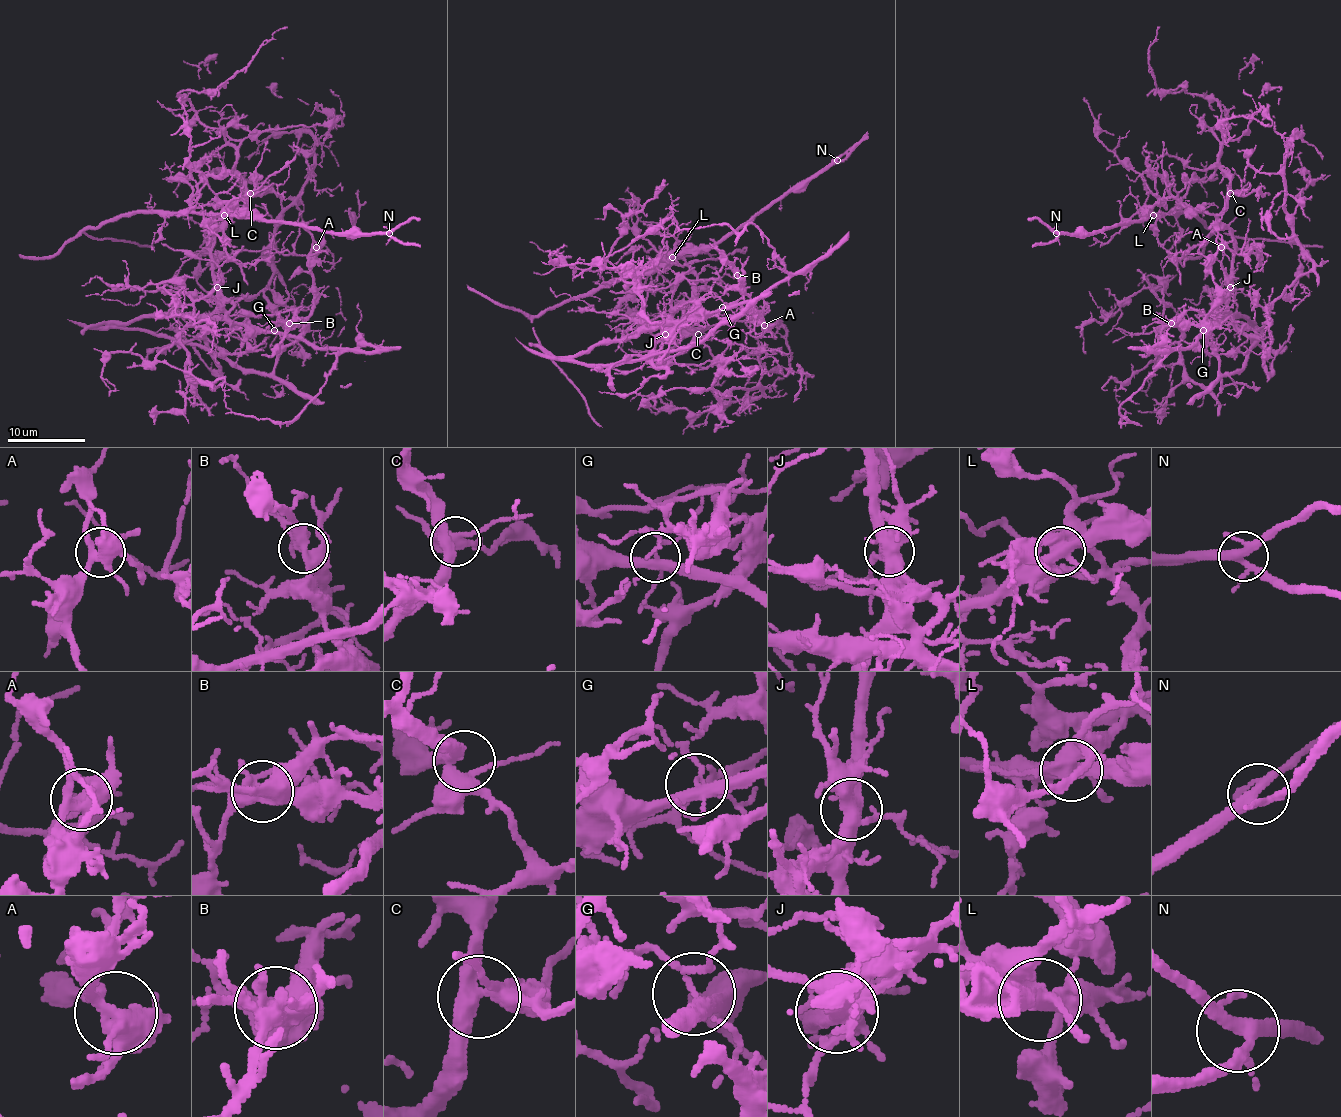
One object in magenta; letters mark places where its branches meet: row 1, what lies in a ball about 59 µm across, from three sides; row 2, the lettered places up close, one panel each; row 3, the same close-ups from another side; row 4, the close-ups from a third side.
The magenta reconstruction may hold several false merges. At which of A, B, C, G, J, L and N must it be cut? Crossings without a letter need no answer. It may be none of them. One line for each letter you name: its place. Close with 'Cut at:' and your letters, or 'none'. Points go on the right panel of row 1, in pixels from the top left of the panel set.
B: (1171, 323)
G: (1203, 330)
J: (1230, 287)
L: (1153, 215)
Cut at: B, G, J, L

